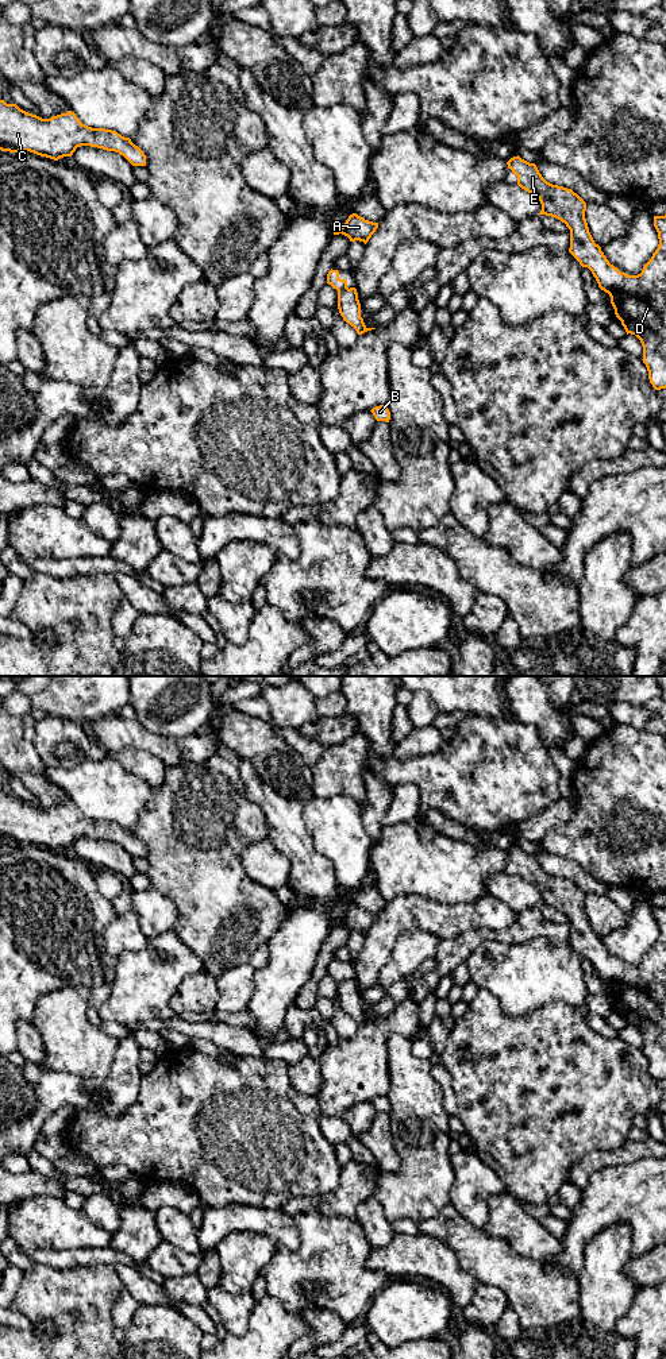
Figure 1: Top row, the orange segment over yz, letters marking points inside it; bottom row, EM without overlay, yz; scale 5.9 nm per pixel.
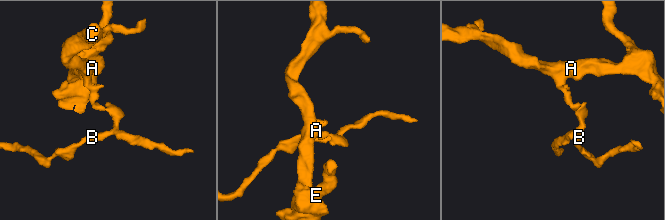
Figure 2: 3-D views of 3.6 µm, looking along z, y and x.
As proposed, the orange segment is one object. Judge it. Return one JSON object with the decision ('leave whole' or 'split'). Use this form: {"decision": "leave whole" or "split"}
{"decision": "split"}

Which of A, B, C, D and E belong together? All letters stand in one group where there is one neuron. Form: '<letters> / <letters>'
A C D E / B

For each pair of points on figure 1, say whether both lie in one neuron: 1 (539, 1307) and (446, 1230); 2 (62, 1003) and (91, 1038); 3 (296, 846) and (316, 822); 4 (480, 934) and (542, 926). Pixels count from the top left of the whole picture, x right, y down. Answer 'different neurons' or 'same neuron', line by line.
1: same neuron
2: same neuron
3: different neurons
4: same neuron

